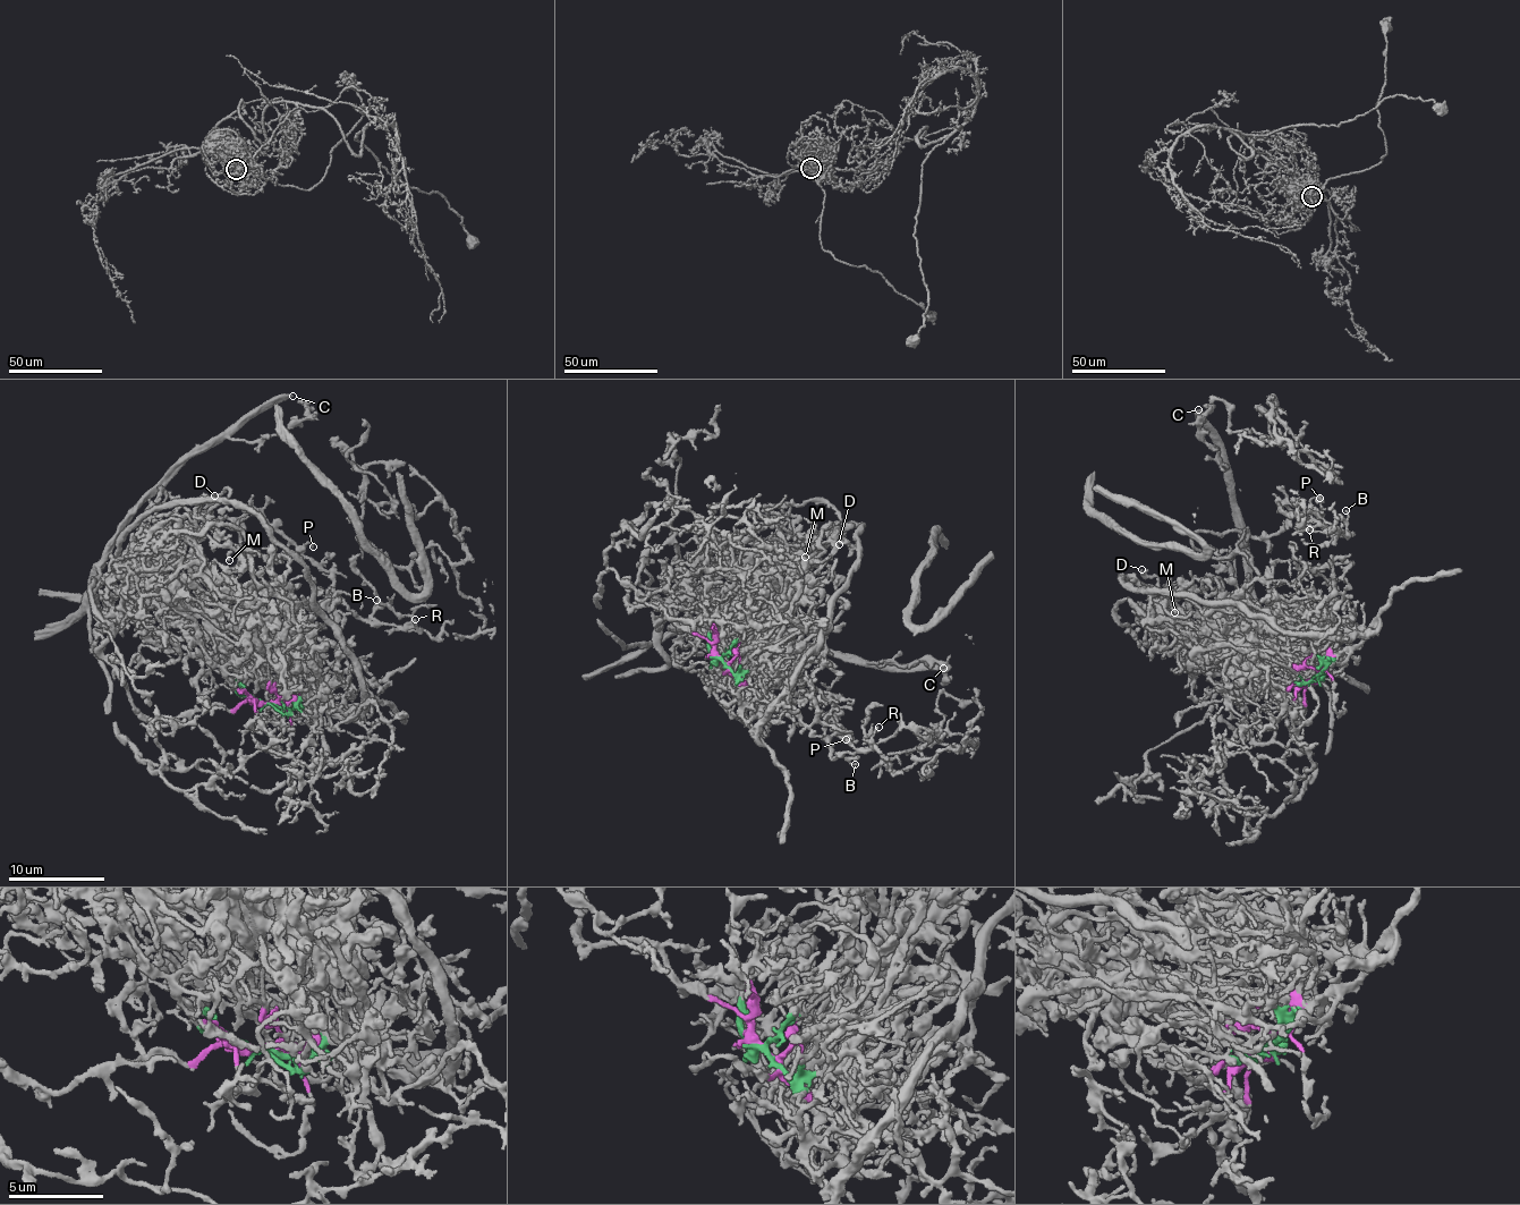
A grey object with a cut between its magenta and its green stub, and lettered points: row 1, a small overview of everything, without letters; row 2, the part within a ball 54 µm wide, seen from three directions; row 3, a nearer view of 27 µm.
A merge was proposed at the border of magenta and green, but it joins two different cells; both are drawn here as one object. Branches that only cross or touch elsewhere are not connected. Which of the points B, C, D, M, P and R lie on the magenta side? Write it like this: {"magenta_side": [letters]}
{"magenta_side": ["B", "C", "P", "R"]}

